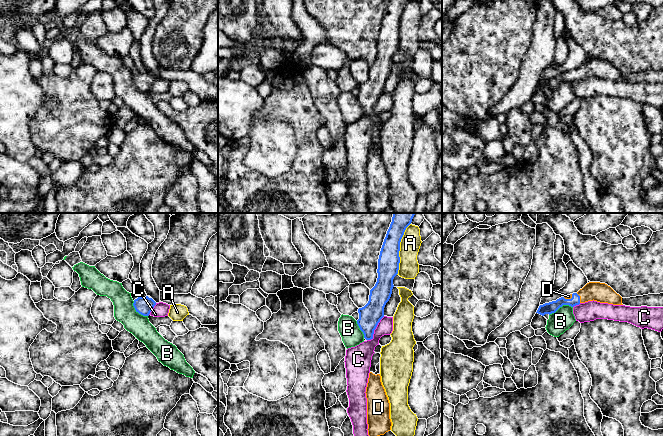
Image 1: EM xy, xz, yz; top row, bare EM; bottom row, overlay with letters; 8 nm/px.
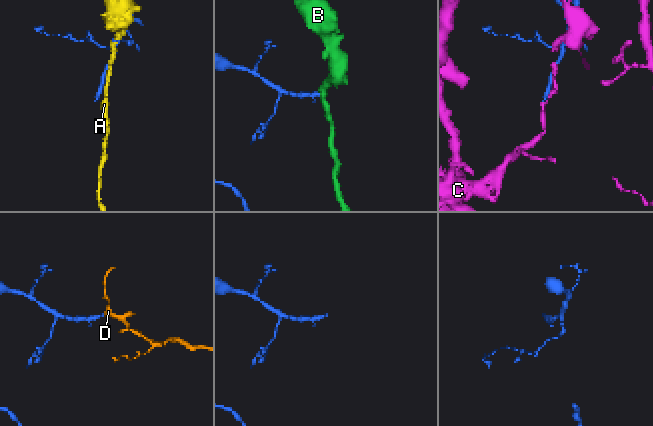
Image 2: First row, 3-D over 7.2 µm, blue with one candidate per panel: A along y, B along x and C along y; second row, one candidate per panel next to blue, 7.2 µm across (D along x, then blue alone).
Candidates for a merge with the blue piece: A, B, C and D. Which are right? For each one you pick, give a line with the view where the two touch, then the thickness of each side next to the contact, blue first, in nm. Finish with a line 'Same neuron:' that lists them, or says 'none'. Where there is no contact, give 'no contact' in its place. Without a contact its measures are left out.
D: yz | 90/160 nm
Same neuron: D

